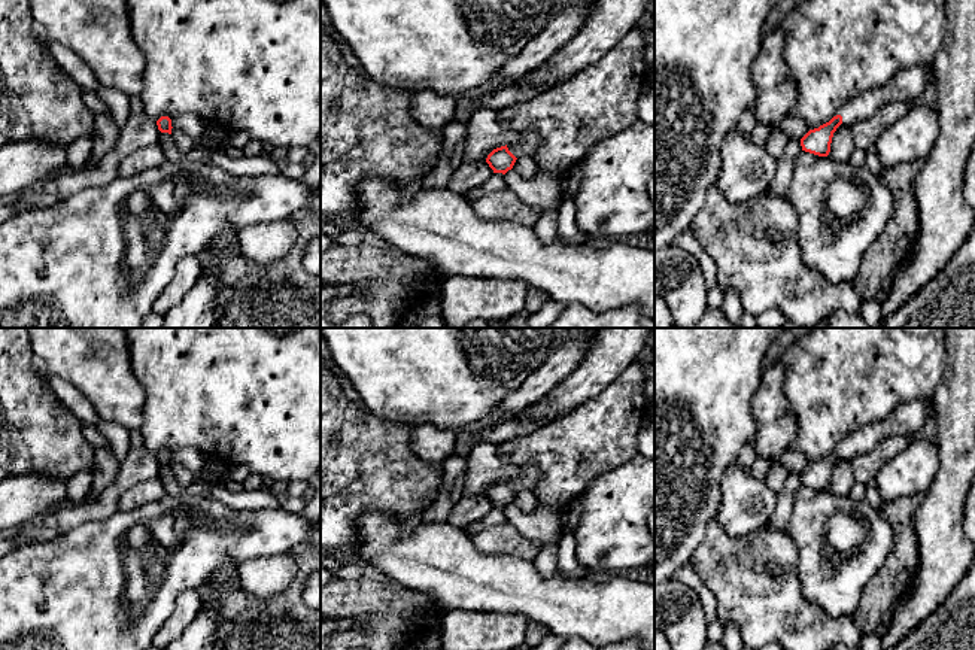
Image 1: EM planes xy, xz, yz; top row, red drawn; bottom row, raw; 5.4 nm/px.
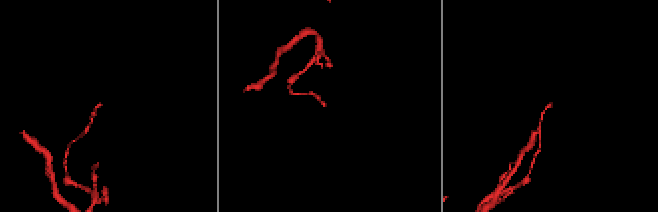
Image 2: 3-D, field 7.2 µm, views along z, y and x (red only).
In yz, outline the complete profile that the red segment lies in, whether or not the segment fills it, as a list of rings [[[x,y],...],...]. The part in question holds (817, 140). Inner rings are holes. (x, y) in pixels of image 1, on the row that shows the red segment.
[[[836,115],[829,122],[820,125],[818,128],[810,130],[801,139],[802,151],[818,157],[827,157],[830,152],[833,133],[841,124],[842,124],[842,116]]]

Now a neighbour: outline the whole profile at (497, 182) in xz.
[[[492,173],[490,177],[488,177],[482,185],[465,192],[464,197],[468,201],[471,201],[473,198],[476,198],[482,192],[504,191],[504,189],[507,189],[505,174]]]

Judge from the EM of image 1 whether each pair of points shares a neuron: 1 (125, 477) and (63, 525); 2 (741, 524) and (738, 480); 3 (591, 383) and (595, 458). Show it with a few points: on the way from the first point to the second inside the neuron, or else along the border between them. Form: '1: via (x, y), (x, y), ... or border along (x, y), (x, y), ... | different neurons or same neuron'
1: via (112, 494), (94, 512), (79, 513) | same neuron
2: via (741, 513), (738, 491) | same neuron
3: border along (620, 374), (595, 395), (562, 415) | different neurons

